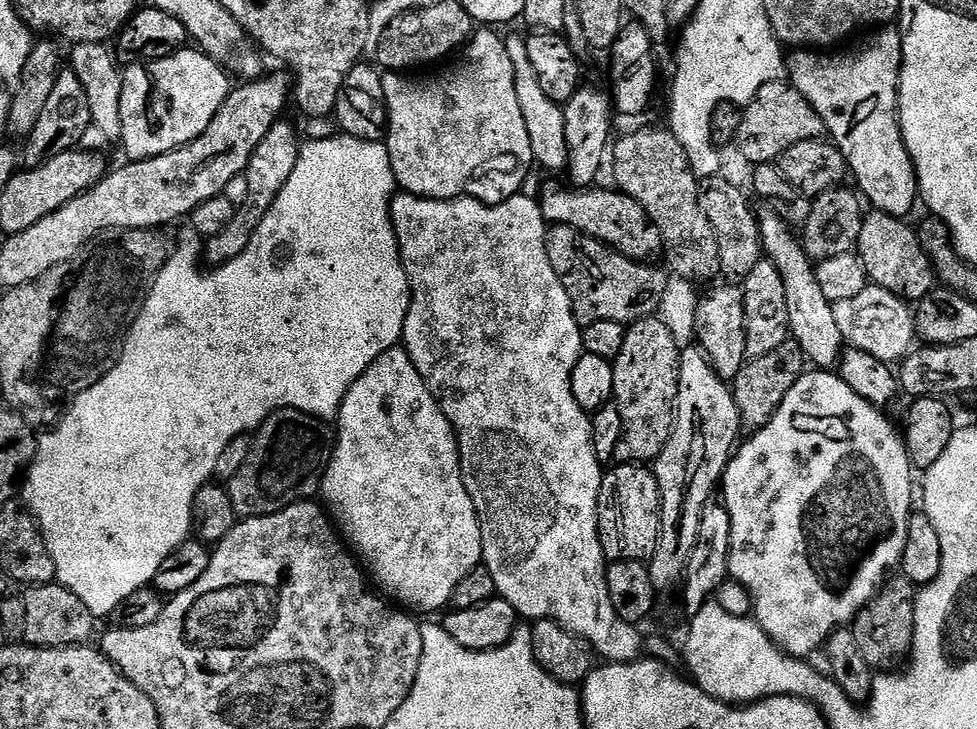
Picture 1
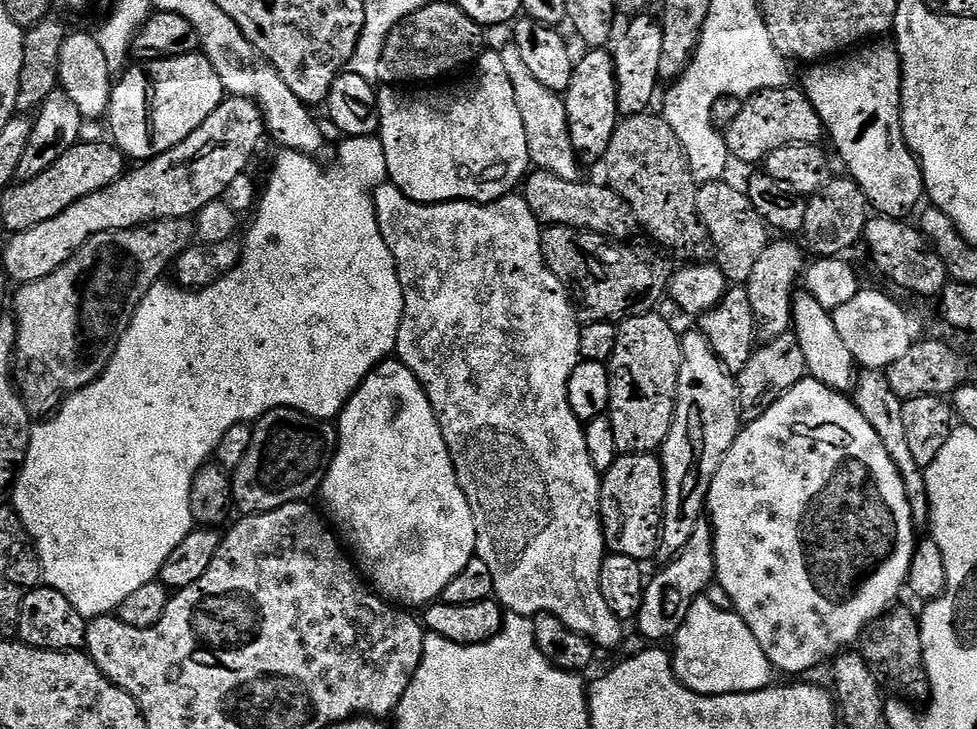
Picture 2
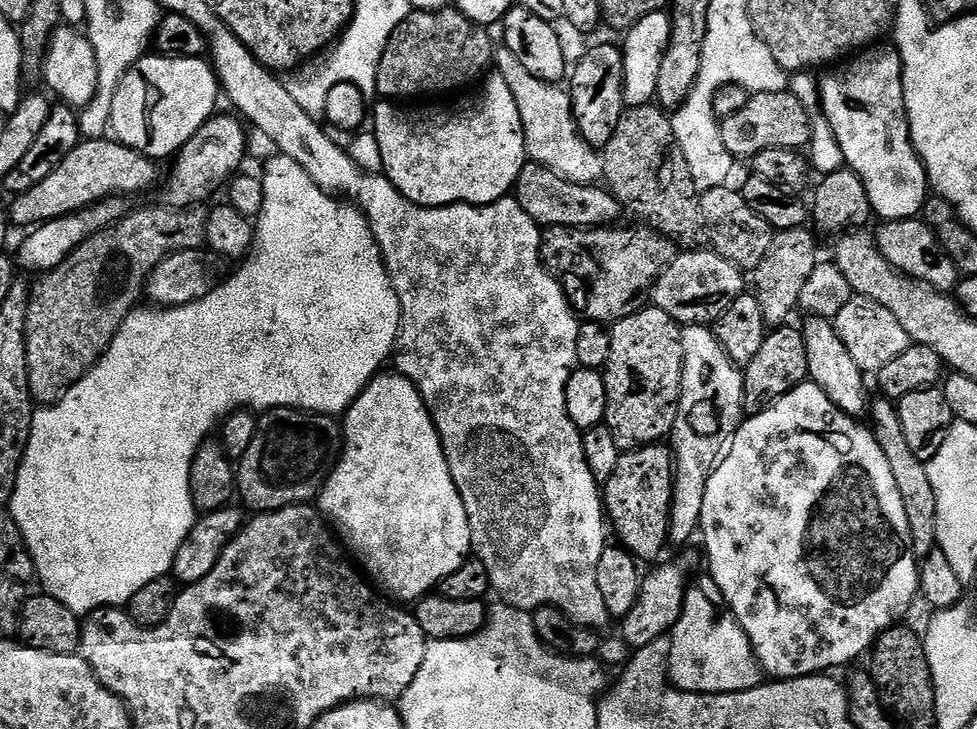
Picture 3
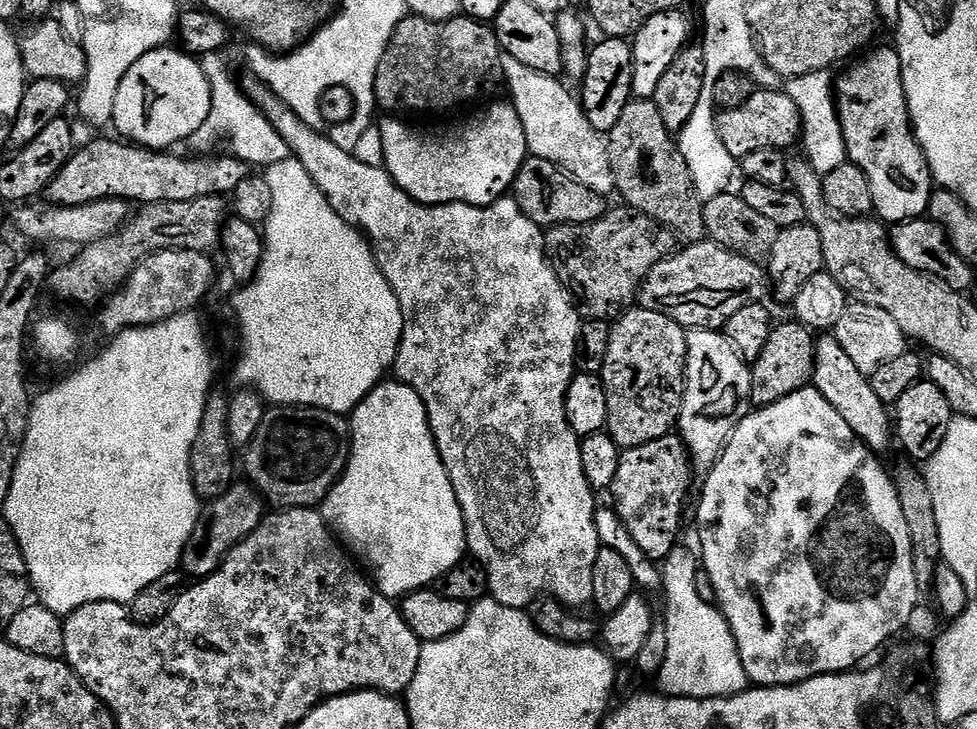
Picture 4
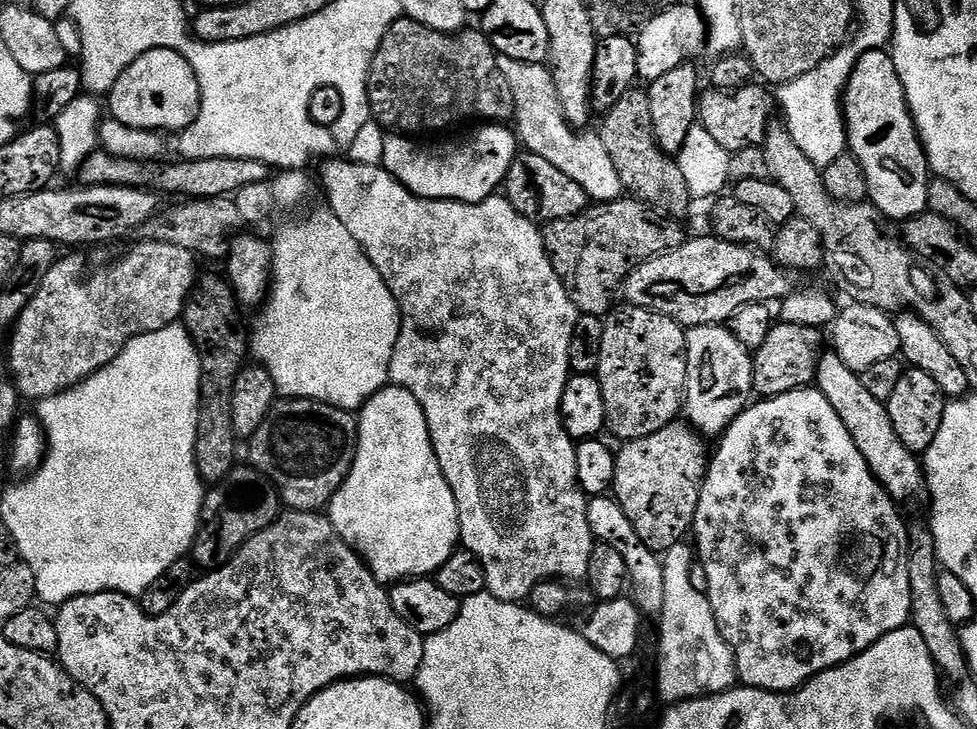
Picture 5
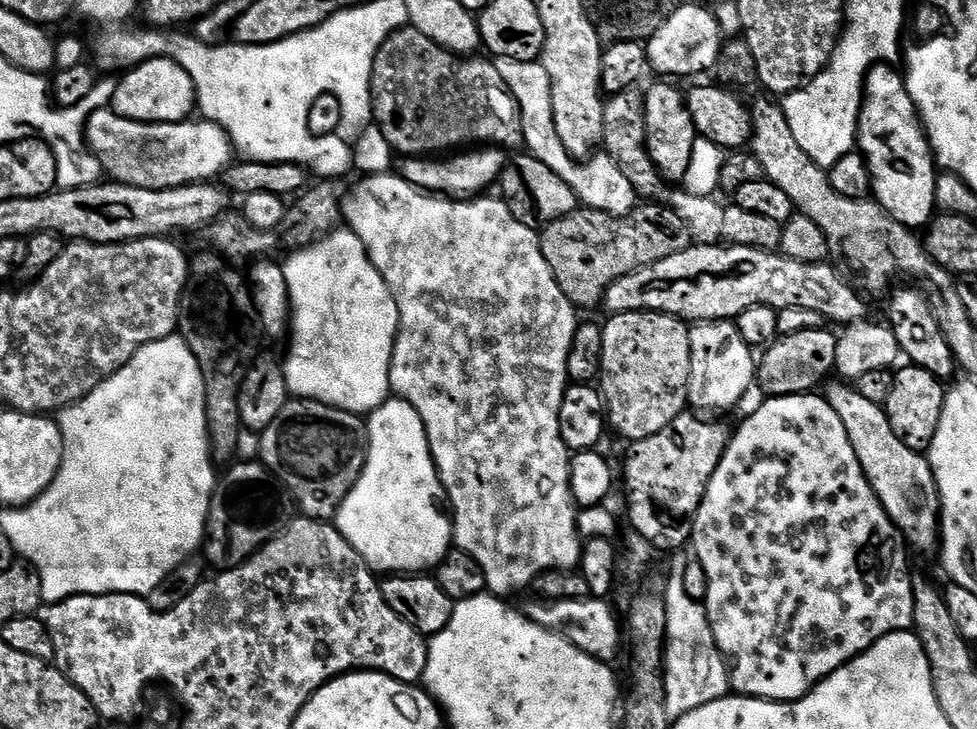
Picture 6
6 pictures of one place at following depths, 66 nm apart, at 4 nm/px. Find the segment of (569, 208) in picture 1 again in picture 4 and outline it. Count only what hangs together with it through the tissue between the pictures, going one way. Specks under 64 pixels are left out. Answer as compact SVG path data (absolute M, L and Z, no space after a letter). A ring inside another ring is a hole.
M529 155L518 170L510 192L522 214L526 214L526 218L530 218L544 230L555 228L558 224L589 224L602 218L606 211L605 197L590 190L590 186L582 186L574 177L534 155Z

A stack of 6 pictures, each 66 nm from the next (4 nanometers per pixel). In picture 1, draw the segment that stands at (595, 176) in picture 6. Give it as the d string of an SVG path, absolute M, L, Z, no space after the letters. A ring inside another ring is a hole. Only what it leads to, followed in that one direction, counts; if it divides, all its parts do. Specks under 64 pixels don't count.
M509 35L504 45L510 54L510 62L514 64L514 90L518 90L518 106L522 106L522 118L530 134L532 159L548 172L563 173L568 166L565 123L563 122L564 109L550 98L546 98L546 93L538 82L538 74L534 74L534 66L530 62L527 39L523 35L521 37Z

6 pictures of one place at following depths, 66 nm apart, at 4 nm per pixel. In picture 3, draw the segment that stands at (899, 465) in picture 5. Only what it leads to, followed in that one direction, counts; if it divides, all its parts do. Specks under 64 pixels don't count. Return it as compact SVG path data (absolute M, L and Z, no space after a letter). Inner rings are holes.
M808 316L802 324L804 341L806 342L806 362L808 363L808 380L817 384L842 410L850 417L860 418L869 411L870 395L864 389L865 373L860 371L860 367L854 363L854 358L850 358L850 350L842 346L842 338L838 338L836 325L831 320L824 320L820 316Z

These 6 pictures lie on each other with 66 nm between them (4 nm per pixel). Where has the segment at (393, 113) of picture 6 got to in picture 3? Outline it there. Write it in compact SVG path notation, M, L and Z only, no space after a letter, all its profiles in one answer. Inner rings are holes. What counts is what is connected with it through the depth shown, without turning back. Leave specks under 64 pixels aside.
M447 6L435 12L412 10L386 42L385 53L377 68L376 96L392 102L412 102L415 96L440 96L443 92L458 91L471 80L479 81L485 75L484 68L491 69L494 64L494 43L488 37L488 32L485 25L475 24L455 6Z

